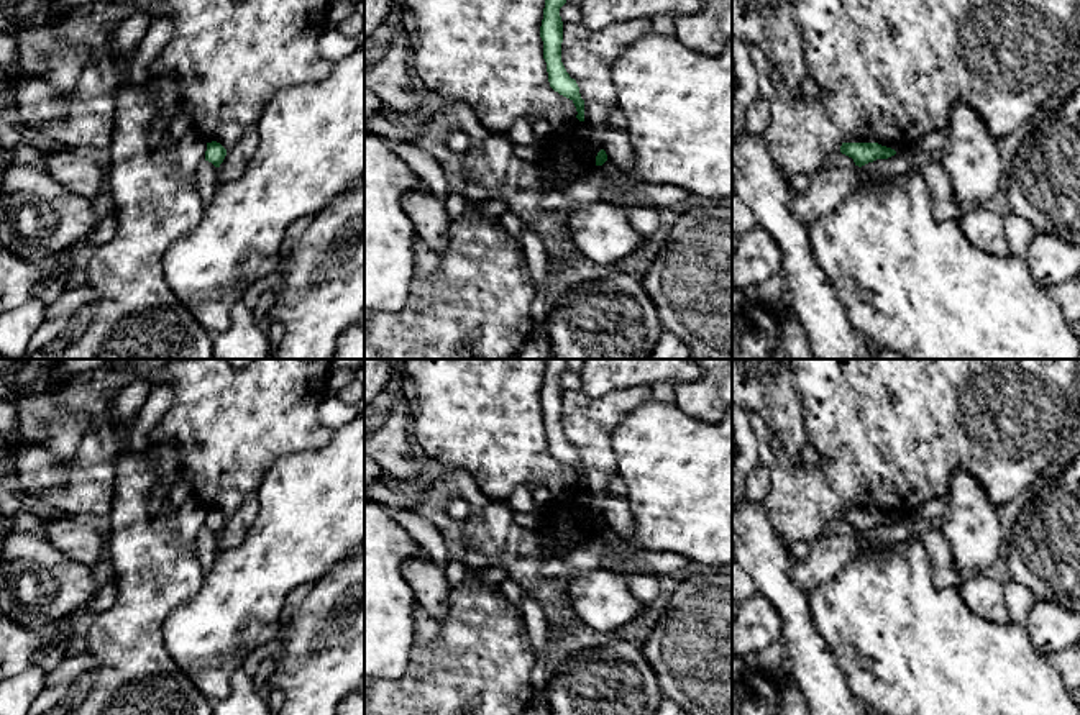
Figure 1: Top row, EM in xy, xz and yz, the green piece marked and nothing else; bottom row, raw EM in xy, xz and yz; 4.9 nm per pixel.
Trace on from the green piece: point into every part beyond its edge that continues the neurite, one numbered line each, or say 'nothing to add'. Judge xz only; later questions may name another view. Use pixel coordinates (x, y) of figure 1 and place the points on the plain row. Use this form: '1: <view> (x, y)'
nothing to add

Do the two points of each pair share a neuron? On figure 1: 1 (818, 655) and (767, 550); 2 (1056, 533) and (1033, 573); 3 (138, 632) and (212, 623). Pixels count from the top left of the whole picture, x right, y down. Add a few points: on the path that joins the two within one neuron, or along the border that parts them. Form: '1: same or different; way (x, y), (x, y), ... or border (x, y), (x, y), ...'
1: same; way (798, 628), (793, 605), (772, 576)
2: same; way (1056, 543), (1056, 550), (1043, 563)
3: different; border (187, 599), (163, 628), (166, 653), (176, 664)

